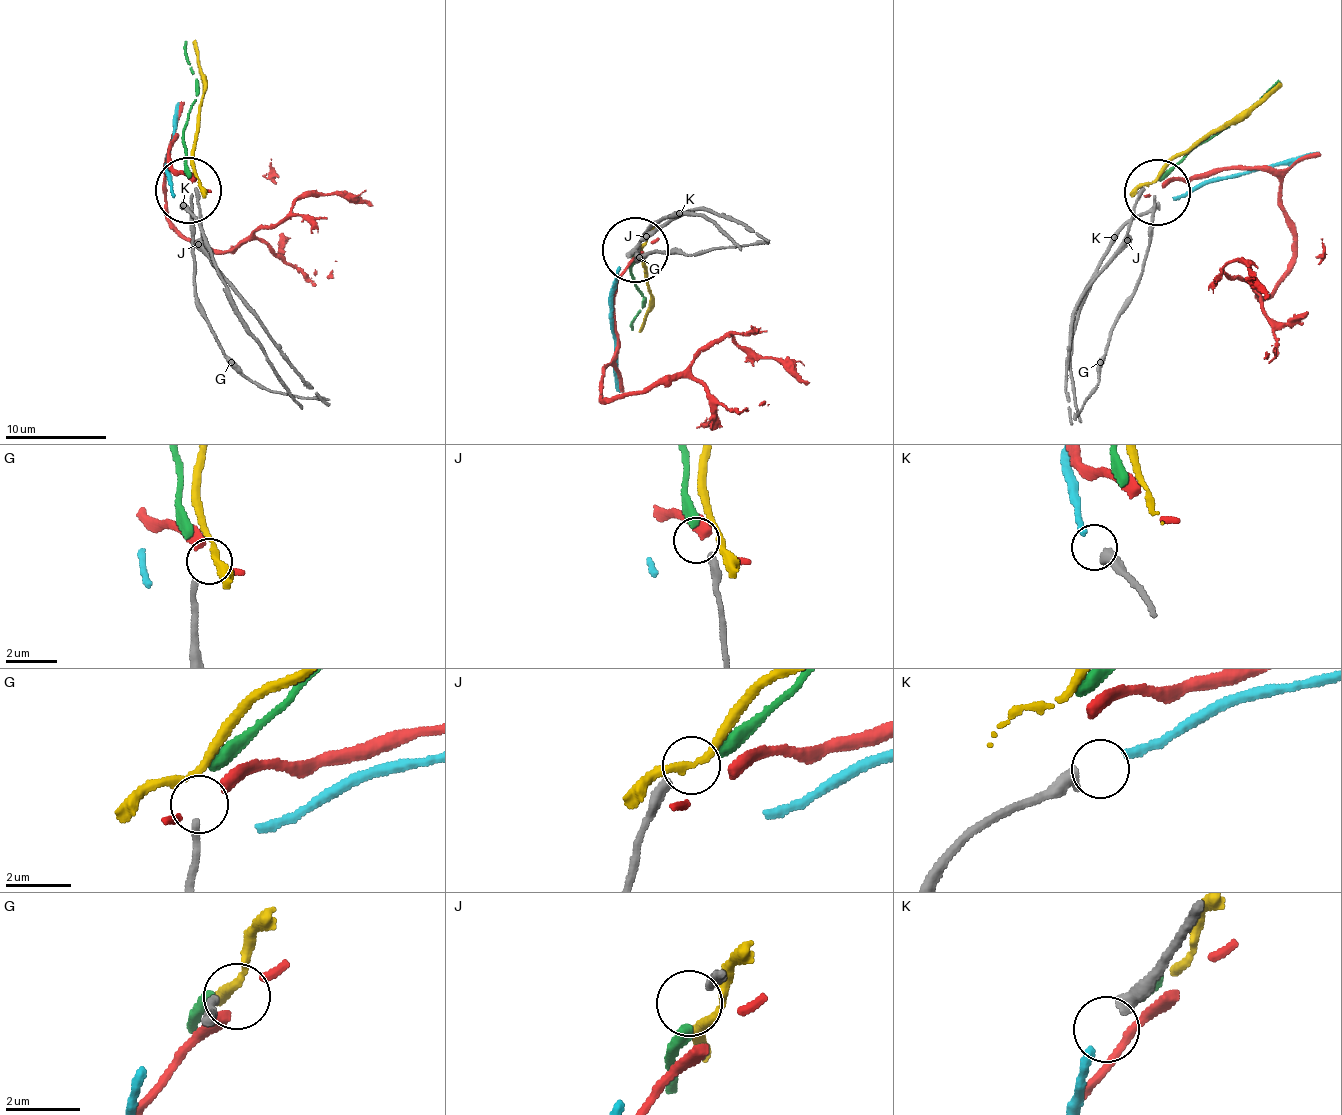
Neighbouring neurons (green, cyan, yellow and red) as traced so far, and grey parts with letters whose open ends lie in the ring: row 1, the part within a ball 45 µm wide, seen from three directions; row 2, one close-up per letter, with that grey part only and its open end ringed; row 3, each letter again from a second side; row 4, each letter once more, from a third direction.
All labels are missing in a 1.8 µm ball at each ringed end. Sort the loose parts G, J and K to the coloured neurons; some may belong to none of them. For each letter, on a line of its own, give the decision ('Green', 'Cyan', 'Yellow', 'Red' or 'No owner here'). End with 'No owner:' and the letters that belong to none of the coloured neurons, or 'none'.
G: No owner here
J: Green
K: Cyan
No owner: G

